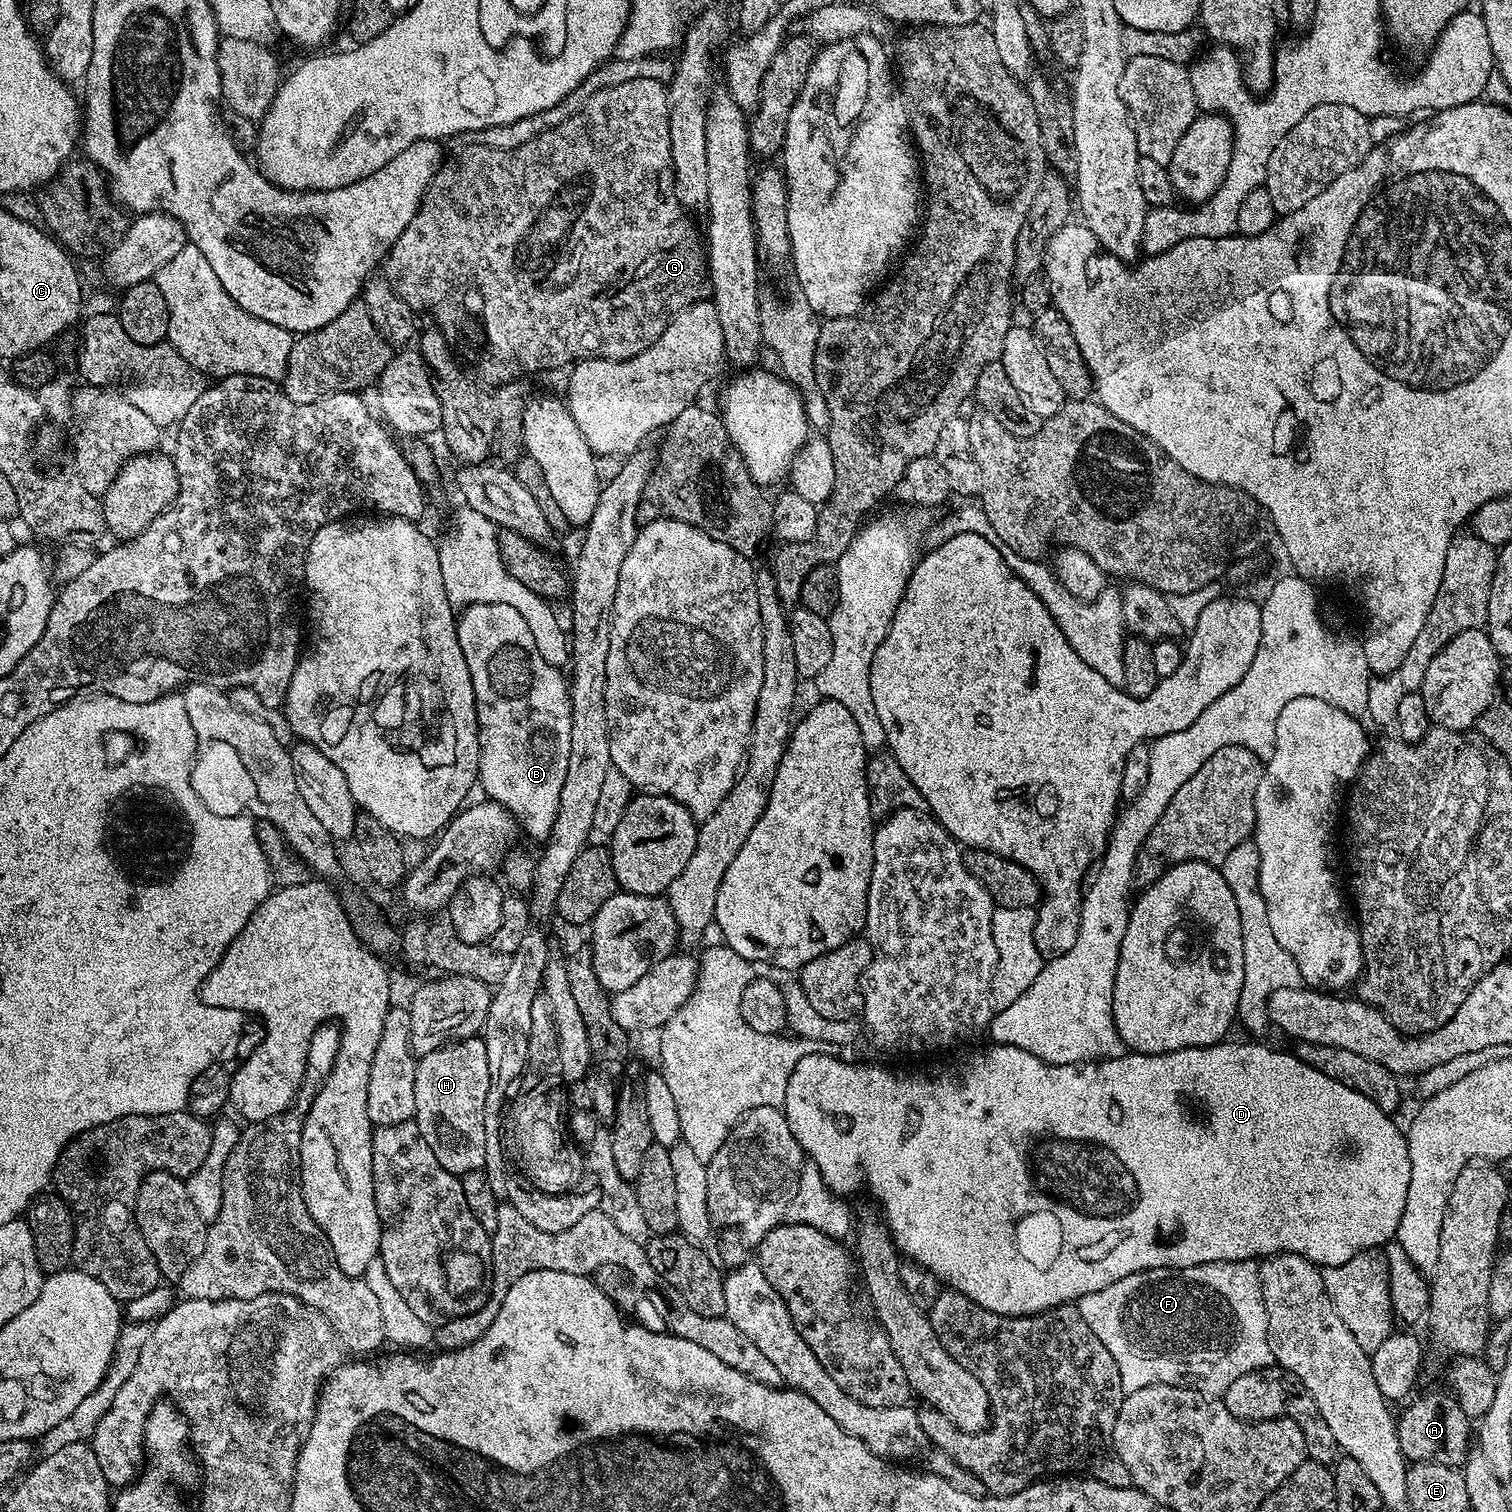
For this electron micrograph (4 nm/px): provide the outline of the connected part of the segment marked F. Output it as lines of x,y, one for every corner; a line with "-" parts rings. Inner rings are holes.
1256,1260
1206,1262
1189,1268
1151,1268
1130,1274
1106,1286
1106,1290
1086,1294
1078,1301
1078,1307
1082,1318
1086,1318
1086,1326
1098,1334
1102,1346
1106,1346
1114,1362
1118,1362
1122,1390
1126,1394
1142,1390
1142,1386
1169,1384
1220,1398
1234,1378
1242,1378
1242,1374
1250,1374
1250,1370
1273,1367
1268,1315
1261,1294

